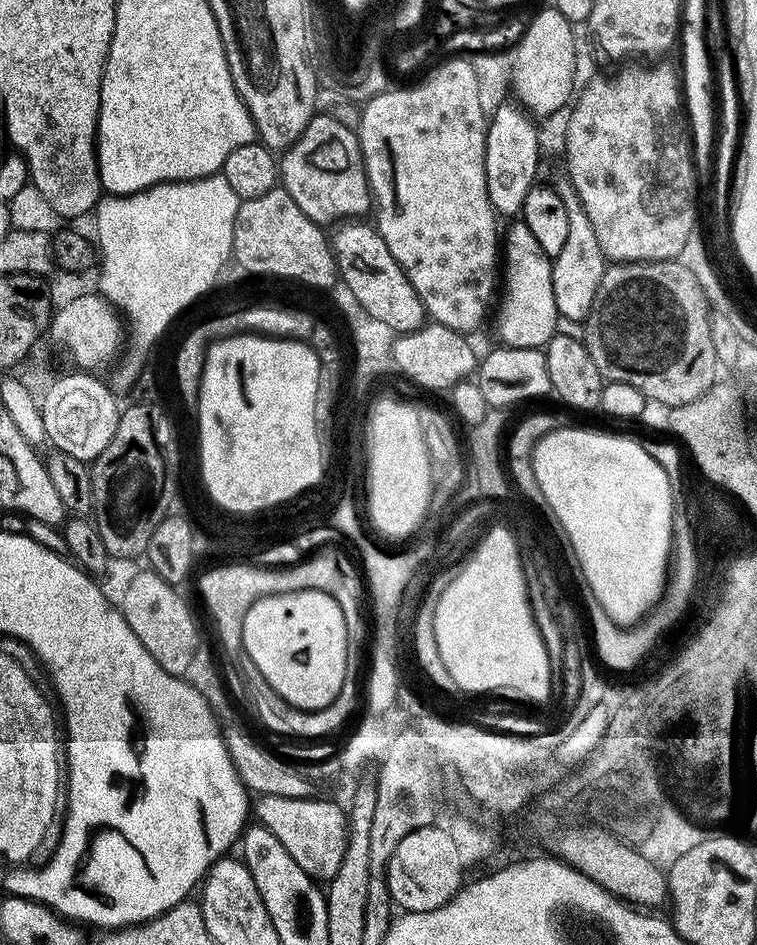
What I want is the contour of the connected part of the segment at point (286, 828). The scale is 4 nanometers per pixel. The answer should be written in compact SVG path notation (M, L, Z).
M256 796L252 802L252 812L255 819L280 840L298 867L316 882L328 882L337 874L345 854L348 838L347 813L330 800L316 799Z

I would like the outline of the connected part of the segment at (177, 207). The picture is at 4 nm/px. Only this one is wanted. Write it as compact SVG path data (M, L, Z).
M222 174L202 180L176 180L172 184L155 184L145 192L129 196L105 195L94 209L98 241L99 295L126 317L130 344L144 352L168 327L183 308L199 296L217 287L218 272L232 256L234 218L240 209L240 196L230 190Z

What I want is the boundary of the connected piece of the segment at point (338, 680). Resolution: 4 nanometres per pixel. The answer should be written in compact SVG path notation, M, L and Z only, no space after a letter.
M300 588L275 594L265 594L253 602L244 619L243 651L249 653L281 699L294 708L306 712L316 712L330 708L342 690L343 680L348 675L347 642L350 634L346 630L346 622L342 618L342 606L334 602L334 598L317 588Z

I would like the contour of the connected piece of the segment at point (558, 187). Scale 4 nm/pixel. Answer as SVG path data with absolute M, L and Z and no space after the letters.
M564 178L554 184L556 193L566 202L566 210L570 219L569 233L562 251L553 259L551 286L554 289L554 302L557 315L568 322L580 322L588 315L594 302L594 294L598 290L598 282L602 282L602 274L606 267L606 257L602 246L598 246L598 234L594 234L594 226L582 206L580 197L571 179Z

